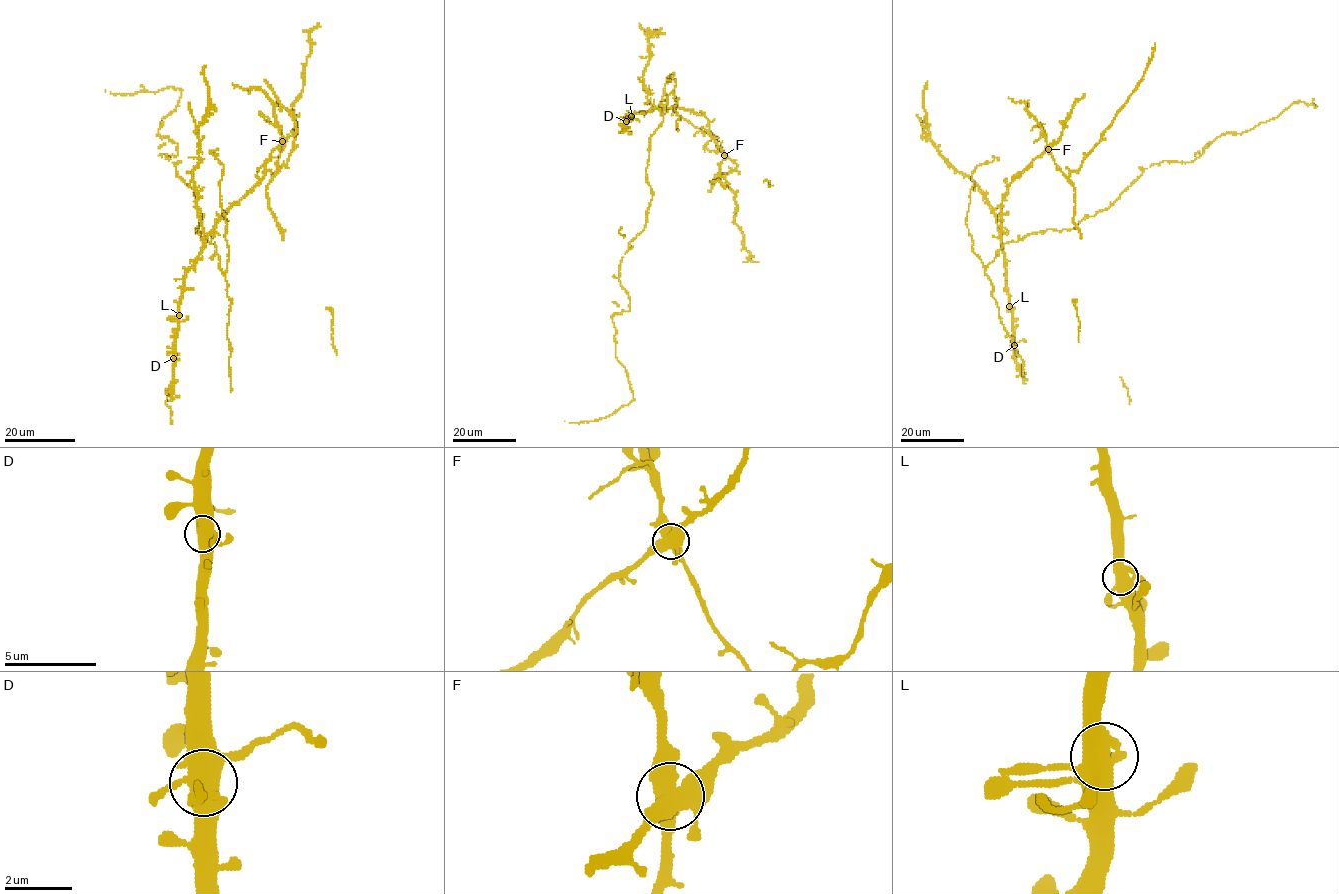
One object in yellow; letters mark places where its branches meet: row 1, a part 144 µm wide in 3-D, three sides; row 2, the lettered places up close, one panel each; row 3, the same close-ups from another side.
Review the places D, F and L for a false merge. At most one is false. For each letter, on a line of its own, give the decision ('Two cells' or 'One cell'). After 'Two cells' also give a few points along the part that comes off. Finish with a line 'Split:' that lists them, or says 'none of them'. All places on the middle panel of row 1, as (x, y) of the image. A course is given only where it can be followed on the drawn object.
D: One cell
F: Two cells. Course of the part to remove: (724, 155), (720, 174), (735, 195), (734, 222), (743, 234), (749, 260), (758, 262)
L: One cell
Split: F

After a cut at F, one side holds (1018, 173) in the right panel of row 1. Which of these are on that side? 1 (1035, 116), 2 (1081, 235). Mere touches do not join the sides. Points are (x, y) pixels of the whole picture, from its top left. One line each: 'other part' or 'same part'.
1: other part
2: other part

